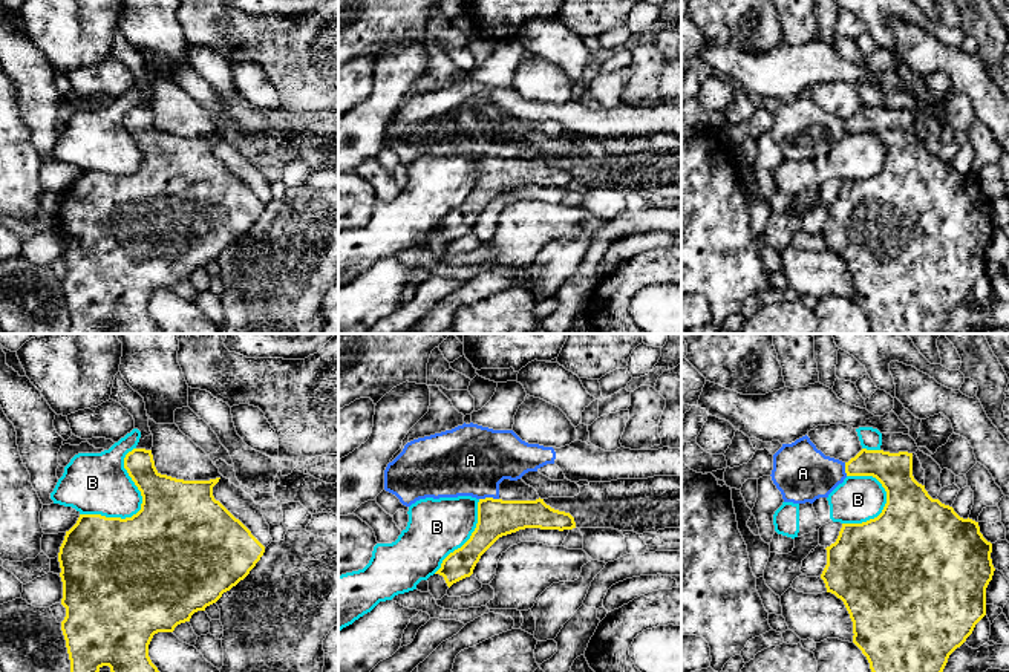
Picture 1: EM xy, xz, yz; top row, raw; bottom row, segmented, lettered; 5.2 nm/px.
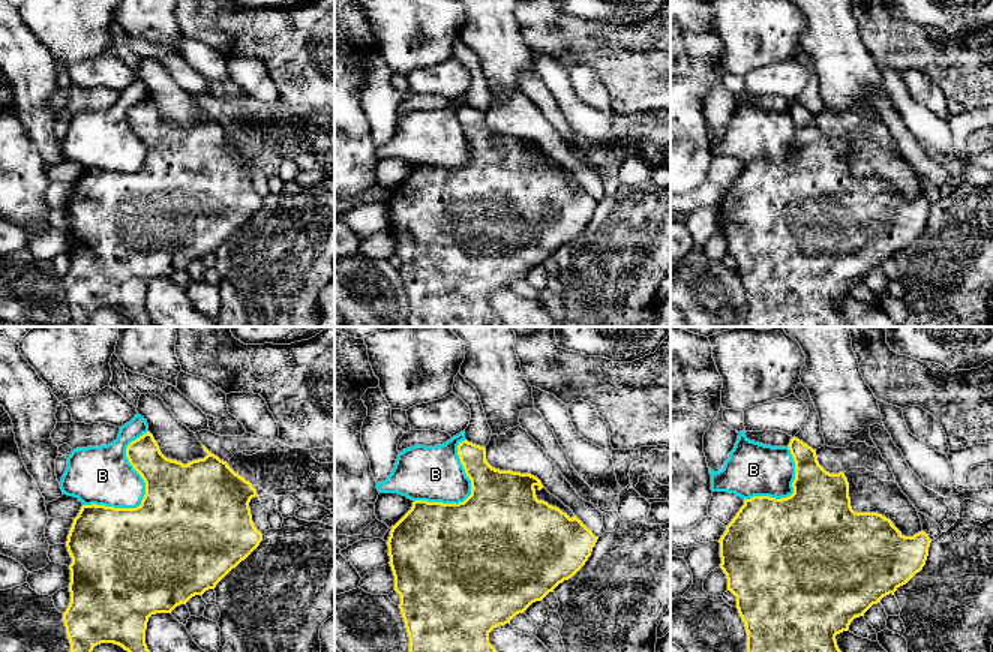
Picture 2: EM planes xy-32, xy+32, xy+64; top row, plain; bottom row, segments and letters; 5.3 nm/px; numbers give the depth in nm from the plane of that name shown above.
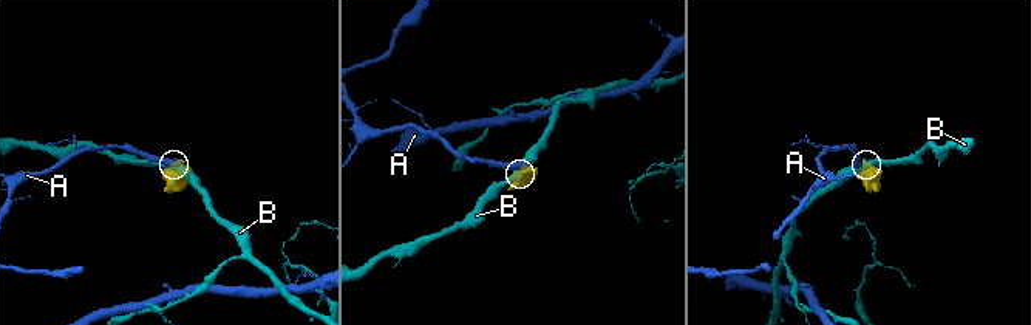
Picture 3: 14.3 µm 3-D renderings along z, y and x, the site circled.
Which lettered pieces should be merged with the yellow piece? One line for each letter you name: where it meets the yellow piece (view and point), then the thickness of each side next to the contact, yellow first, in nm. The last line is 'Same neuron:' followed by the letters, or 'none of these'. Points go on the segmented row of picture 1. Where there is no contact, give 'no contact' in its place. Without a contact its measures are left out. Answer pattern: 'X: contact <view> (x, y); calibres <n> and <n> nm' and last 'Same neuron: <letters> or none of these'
Same neuron: none of these

